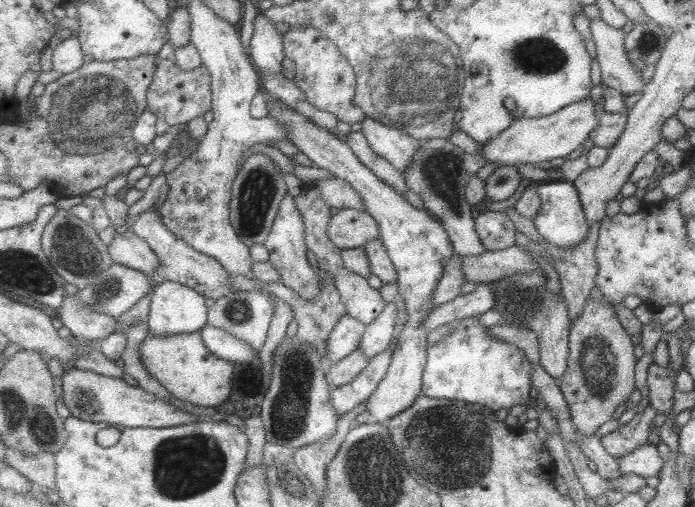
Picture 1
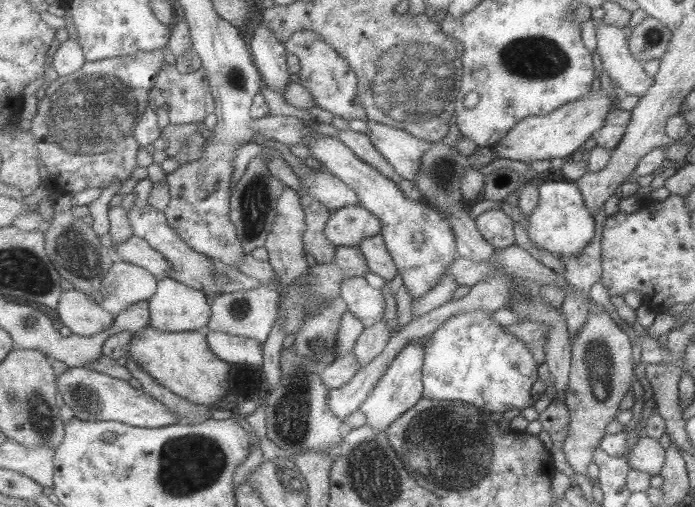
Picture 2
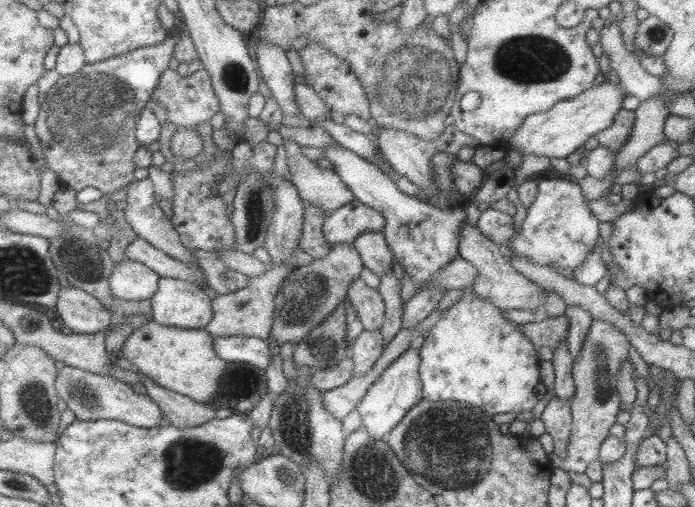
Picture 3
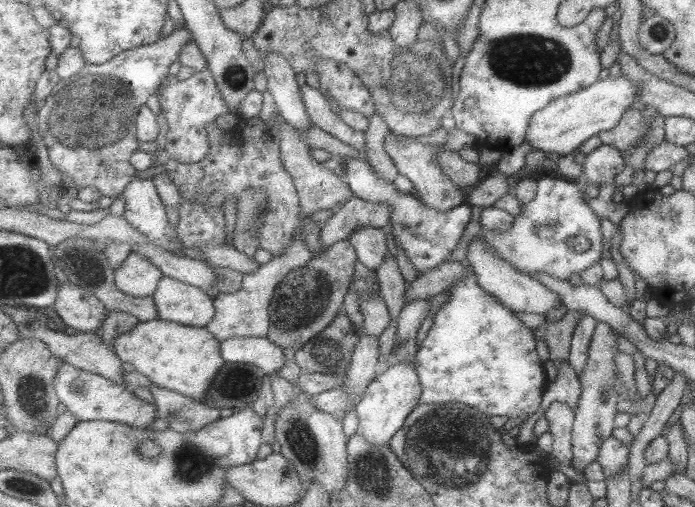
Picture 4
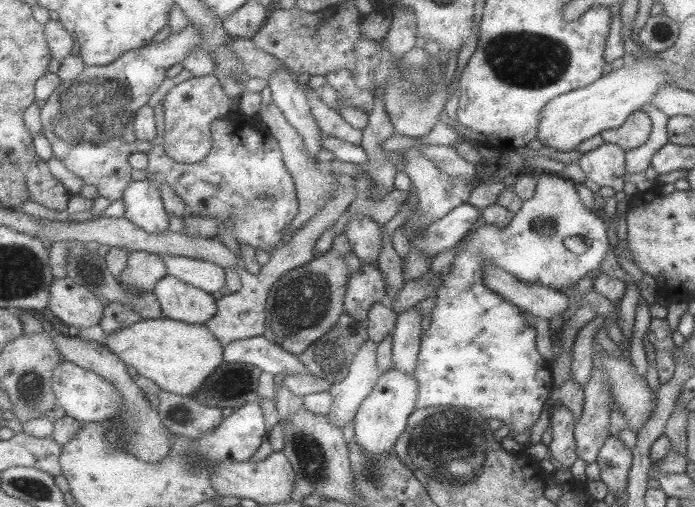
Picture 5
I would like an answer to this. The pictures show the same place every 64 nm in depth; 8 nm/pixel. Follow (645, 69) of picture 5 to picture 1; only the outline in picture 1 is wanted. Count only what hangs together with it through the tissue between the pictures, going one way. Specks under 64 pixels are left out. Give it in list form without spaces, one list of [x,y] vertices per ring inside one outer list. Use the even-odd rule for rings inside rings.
[[[585,98],[579,102],[567,104],[553,114],[539,116],[539,118],[515,119],[505,130],[499,132],[495,138],[490,138],[480,145],[480,154],[487,163],[513,165],[532,164],[537,166],[543,160],[553,158],[565,158],[573,152],[579,144],[588,138],[597,124],[596,114],[593,107],[596,102]]]

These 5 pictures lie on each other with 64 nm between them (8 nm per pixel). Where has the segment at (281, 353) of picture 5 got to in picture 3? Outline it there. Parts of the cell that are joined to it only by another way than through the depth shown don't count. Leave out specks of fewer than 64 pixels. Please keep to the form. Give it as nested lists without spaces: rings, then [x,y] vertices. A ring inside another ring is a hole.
[[[214,336],[215,351],[223,360],[230,362],[246,362],[266,368],[272,361],[271,345],[256,337],[243,336]]]

